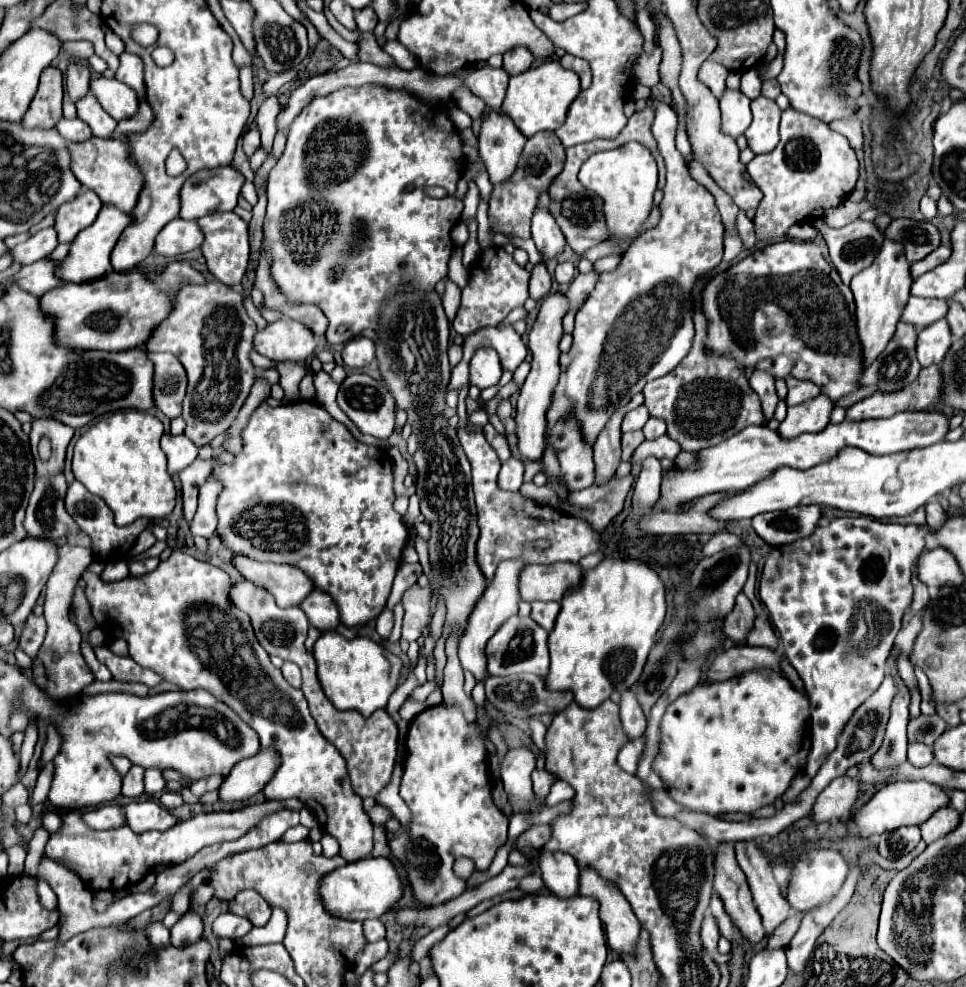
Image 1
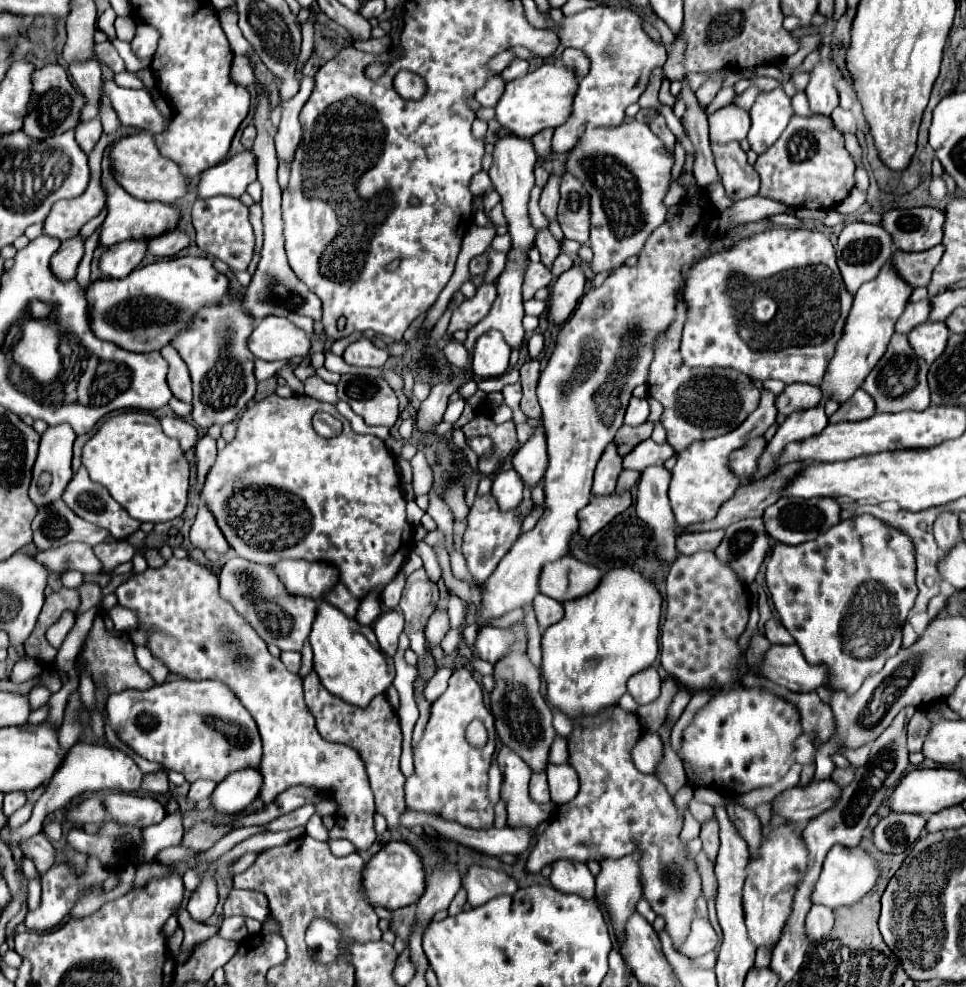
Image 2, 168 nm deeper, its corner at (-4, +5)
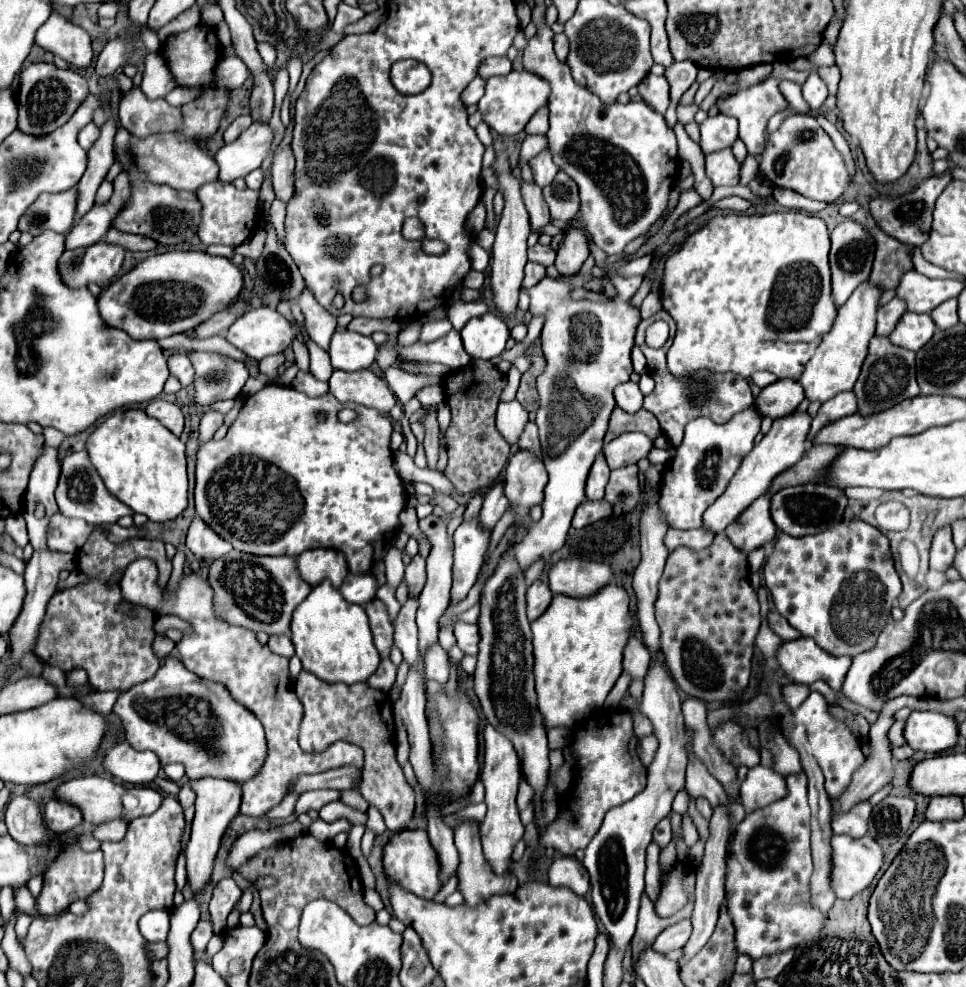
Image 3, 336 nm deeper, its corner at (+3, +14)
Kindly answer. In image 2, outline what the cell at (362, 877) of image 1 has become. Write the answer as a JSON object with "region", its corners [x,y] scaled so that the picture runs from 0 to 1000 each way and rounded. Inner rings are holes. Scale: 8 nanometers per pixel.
{"region":[[[417,852],[399,854],[394,862],[378,876],[376,899],[386,919],[394,917],[405,923],[405,921],[432,915],[434,909],[440,905],[440,880],[438,880],[436,866],[423,854],[417,854]]]}

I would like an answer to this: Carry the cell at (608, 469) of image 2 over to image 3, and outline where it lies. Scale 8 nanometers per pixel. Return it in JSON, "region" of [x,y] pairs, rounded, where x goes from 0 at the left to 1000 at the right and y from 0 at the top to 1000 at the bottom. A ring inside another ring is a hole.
{"region":[[[621,458],[611,474],[611,480],[609,480],[609,486],[607,486],[607,505],[609,507],[621,507],[625,505],[625,492],[629,488],[629,470],[627,470],[627,464],[625,460]]]}

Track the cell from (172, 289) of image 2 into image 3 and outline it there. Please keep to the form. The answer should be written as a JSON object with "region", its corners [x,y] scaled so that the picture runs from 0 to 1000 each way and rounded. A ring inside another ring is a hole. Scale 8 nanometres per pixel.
{"region":[[[176,253],[159,257],[141,267],[133,278],[110,290],[101,300],[101,314],[106,324],[122,334],[128,334],[139,344],[166,344],[184,336],[197,336],[219,318],[236,312],[251,292],[251,276],[238,265],[238,261],[217,259],[203,253]]]}

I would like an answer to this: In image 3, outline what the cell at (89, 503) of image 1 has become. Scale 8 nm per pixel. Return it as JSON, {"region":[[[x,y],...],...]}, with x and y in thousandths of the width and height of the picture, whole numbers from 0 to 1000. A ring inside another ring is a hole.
{"region":[[[89,456],[77,458],[64,466],[64,478],[62,478],[62,488],[58,494],[58,509],[60,515],[66,523],[72,525],[85,525],[91,531],[118,531],[126,523],[137,523],[139,519],[130,515],[128,509],[124,509],[120,503],[112,498],[108,488],[104,486],[101,478],[95,474]]]}

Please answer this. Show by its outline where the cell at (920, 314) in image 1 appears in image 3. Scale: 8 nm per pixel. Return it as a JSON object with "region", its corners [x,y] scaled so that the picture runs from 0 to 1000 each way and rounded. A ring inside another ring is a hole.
{"region":[[[923,302],[919,308],[911,310],[909,314],[909,330],[907,330],[907,338],[911,340],[921,340],[921,336],[928,332],[930,324],[936,320],[938,316],[938,306],[932,302]]]}

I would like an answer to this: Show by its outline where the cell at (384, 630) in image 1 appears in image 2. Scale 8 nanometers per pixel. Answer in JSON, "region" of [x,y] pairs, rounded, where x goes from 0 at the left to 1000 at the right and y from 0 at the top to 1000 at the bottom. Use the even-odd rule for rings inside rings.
{"region":[[[413,579],[413,581],[409,583],[409,587],[396,597],[394,607],[396,607],[396,611],[399,611],[403,617],[409,617],[409,615],[413,613],[415,599],[417,599],[417,595],[419,595],[419,587],[421,587],[421,583],[419,583],[417,579]]]}

